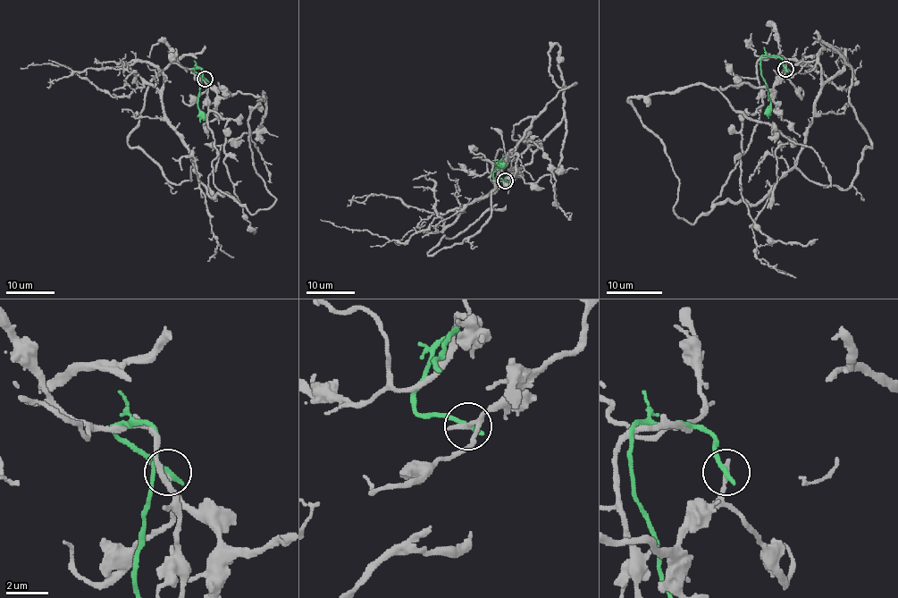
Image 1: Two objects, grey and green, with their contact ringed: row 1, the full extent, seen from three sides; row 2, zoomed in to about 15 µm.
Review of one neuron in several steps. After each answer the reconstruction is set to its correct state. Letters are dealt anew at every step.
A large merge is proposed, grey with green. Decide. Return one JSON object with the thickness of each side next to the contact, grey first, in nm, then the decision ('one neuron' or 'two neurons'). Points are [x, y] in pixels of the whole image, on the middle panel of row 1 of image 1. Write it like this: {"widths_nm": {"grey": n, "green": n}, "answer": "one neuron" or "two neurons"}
{"widths_nm": {"grey": 260, "green": 280}, "answer": "two neurons"}

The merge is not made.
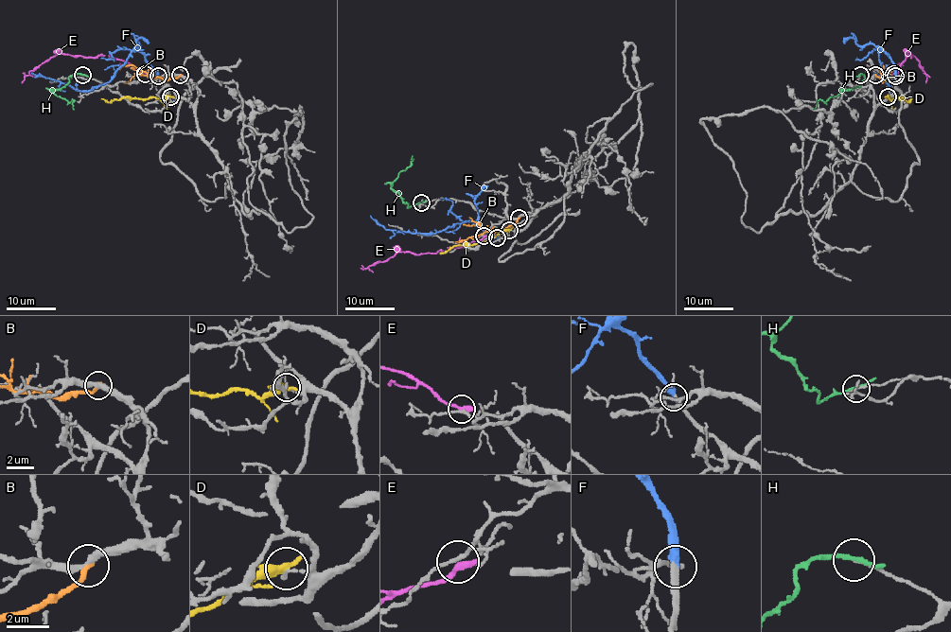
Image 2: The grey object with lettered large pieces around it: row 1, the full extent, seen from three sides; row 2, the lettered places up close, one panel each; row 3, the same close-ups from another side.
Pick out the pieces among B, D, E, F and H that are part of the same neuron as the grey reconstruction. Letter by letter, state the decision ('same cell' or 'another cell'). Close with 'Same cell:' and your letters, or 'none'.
B: another cell
D: another cell
E: another cell
F: same cell
H: another cell
Same cell: F

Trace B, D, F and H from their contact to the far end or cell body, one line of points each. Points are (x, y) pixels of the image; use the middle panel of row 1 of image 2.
B: (519, 218), (503, 229), (488, 229), (484, 234), (454, 242)
D: (508, 230), (482, 242), (460, 245), (440, 254)
F: (496, 237), (470, 221), (436, 233), (415, 233), (384, 229), (370, 215)
H: (421, 202), (408, 206), (392, 187), (400, 171), (408, 167), (413, 155)

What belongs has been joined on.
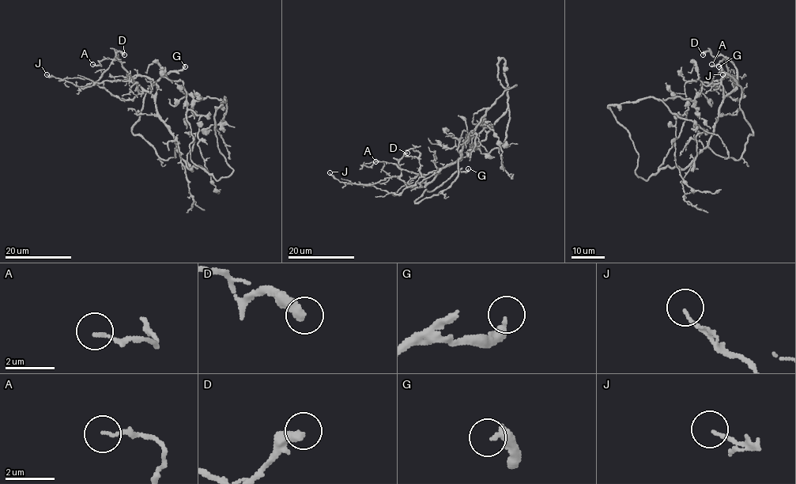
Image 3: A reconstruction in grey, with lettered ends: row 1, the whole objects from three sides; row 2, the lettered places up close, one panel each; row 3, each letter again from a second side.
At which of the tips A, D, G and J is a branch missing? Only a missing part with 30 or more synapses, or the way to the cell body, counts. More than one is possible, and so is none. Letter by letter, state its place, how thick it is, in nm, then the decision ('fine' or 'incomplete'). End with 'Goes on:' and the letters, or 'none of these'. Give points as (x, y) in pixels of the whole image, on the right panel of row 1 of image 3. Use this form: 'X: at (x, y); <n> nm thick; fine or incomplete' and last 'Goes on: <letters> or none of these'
A: at (711, 64); 120 nm thick; fine
D: at (703, 54); 400 nm thick; fine
G: at (718, 66); 320 nm thick; incomplete
J: at (722, 74); 110 nm thick; fine
Goes on: G

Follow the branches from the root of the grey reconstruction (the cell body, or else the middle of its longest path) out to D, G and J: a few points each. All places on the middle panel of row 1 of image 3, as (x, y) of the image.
D: (496, 100), (463, 145), (462, 156), (440, 168), (425, 186), (410, 187), (400, 178), (399, 160), (407, 153)
G: (496, 100), (462, 149), (457, 178), (439, 194), (415, 202), (426, 190), (431, 191), (454, 173), (468, 168)
J: (496, 100), (462, 156), (424, 187), (408, 187), (395, 176), (348, 183), (330, 172)

